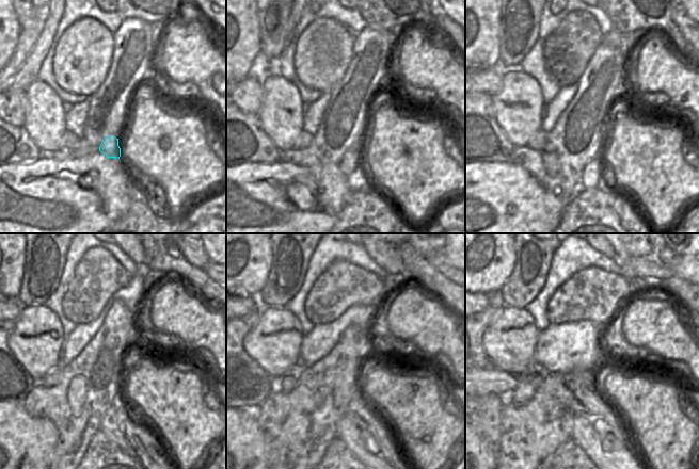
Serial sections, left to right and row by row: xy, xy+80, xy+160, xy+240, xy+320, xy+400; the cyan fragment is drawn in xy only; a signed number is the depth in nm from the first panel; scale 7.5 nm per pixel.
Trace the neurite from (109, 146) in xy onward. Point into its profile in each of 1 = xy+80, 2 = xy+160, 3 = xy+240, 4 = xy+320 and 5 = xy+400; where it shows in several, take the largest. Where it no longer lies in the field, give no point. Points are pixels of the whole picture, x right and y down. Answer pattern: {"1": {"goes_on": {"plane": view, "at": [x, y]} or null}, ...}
{"1": {"goes_on": {"plane": "xy+80", "at": [351, 165]}}, "2": {"goes_on": {"plane": "xy+160", "at": [592, 176]}}, "3": {"goes_on": {"plane": "xy+240", "at": [110, 425]}}, "4": {"goes_on": {"plane": "xy+320", "at": [361, 443]}}, "5": {"goes_on": {"plane": "xy+400", "at": [599, 450]}}}

